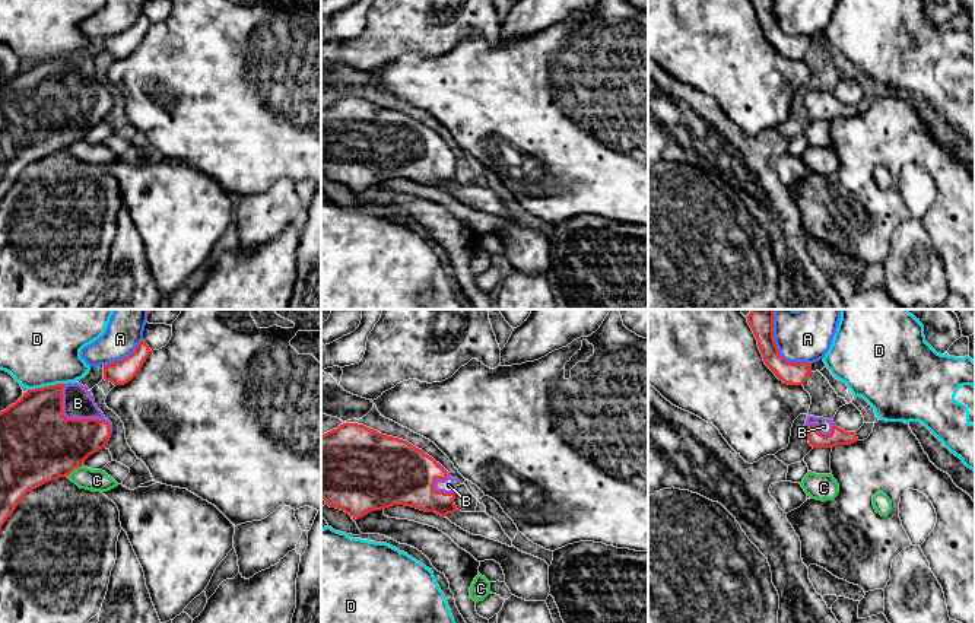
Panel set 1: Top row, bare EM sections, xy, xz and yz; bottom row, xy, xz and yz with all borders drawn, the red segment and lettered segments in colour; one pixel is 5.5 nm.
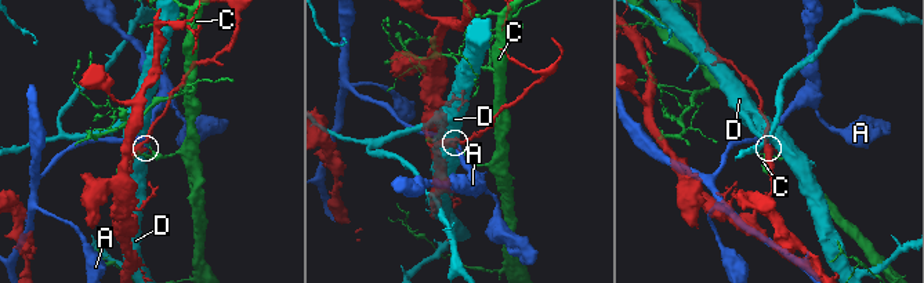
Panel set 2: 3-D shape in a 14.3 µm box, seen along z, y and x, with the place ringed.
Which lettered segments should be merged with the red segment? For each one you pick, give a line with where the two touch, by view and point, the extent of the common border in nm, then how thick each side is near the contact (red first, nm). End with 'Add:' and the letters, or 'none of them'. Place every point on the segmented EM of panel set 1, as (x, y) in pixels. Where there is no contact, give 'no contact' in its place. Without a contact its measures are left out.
B: contact xy (76, 419); length 380 nm; calibres 420 and 180 nm
Add: B

